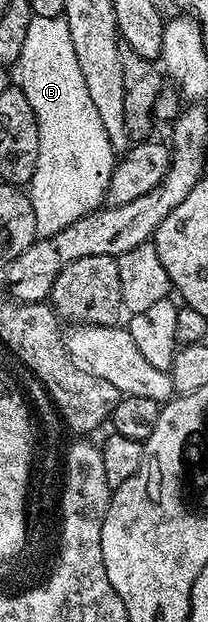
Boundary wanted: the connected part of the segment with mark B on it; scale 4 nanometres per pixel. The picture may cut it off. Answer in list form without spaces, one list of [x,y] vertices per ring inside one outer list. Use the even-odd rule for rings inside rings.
[[[63,16],[39,17],[31,19],[20,58],[18,87],[27,96],[27,101],[35,114],[39,132],[39,153],[35,172],[27,186],[27,193],[35,211],[35,226],[40,238],[69,227],[95,209],[100,209],[108,195],[110,178],[117,163],[116,151],[113,151],[107,132],[100,122],[99,112],[88,95],[87,82],[76,57],[75,46],[71,39],[71,30]]]

